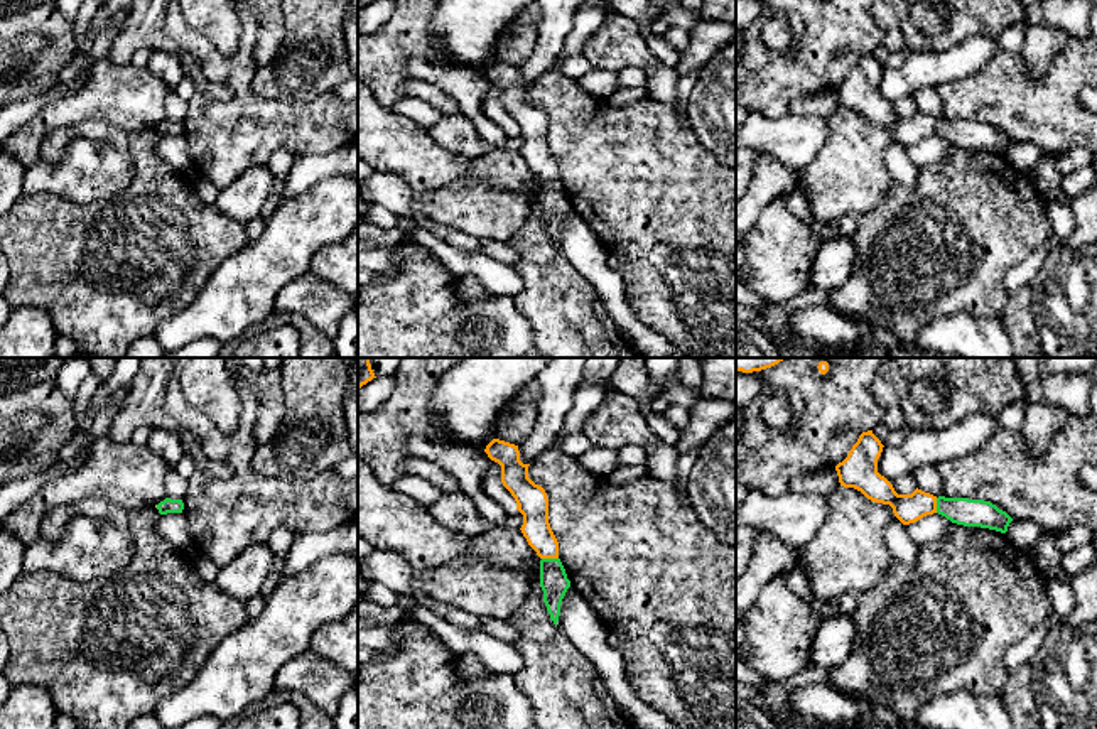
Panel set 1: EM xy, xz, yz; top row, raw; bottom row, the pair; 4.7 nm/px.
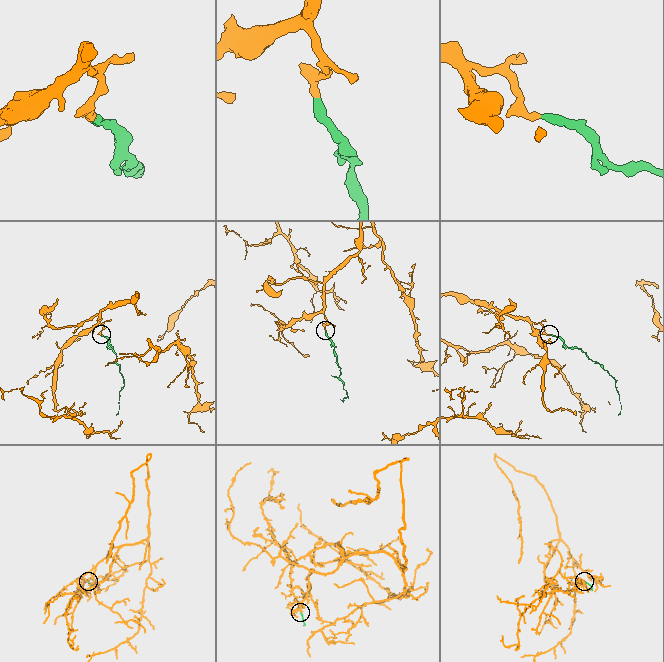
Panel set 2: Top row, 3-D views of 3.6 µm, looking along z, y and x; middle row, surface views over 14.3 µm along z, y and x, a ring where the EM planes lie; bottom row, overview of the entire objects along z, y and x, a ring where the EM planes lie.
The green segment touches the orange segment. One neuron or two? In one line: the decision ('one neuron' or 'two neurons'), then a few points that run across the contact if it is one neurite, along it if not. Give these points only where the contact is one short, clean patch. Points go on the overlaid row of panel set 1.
one neuron

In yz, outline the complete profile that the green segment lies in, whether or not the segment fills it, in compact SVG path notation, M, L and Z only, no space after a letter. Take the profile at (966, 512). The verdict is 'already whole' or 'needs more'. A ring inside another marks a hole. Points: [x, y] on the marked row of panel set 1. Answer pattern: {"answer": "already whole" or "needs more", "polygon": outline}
{"answer": "needs more", "polygon": "M873 430L862 432L847 457L835 466L840 486L861 491L871 501L889 505L903 525L938 513L957 525L1008 532L1013 518L991 501L937 498L918 488L911 494L898 494L893 484L878 472L883 447Z"}

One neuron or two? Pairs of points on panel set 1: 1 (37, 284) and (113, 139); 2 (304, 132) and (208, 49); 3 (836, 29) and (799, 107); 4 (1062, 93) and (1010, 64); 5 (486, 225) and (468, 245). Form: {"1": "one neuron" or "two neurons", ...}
{"1": "one neuron", "2": "one neuron", "3": "two neurons", "4": "one neuron", "5": "two neurons"}

